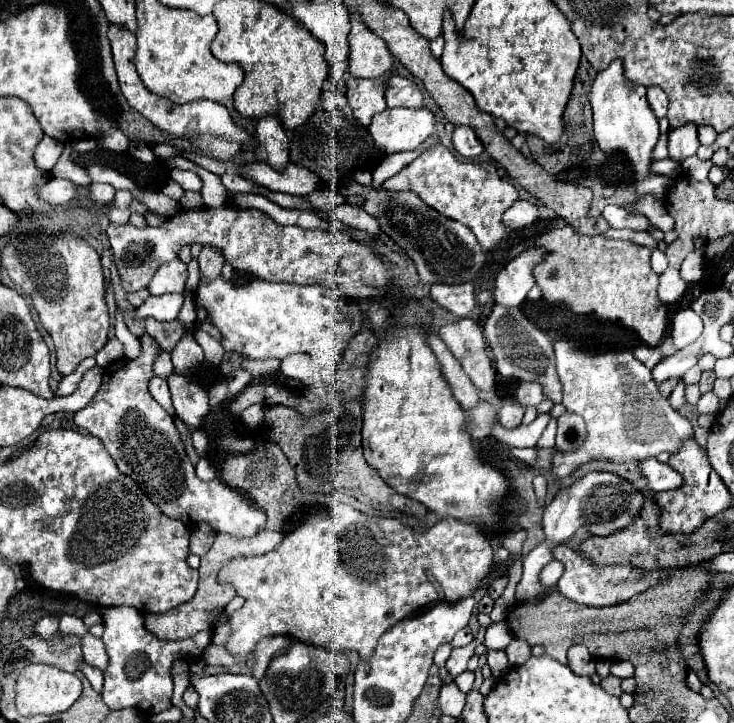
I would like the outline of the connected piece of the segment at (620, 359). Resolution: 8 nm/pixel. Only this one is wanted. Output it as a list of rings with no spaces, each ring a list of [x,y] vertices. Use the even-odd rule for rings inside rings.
[[[553,309],[553,329],[549,339],[555,349],[557,373],[563,385],[563,405],[569,413],[579,413],[587,423],[585,443],[577,451],[555,451],[551,457],[551,475],[569,477],[577,467],[591,461],[641,461],[659,453],[675,453],[687,437],[693,437],[691,423],[679,415],[659,393],[651,371],[633,357],[631,351],[609,351],[591,355],[581,351],[573,341],[559,335],[563,313]]]

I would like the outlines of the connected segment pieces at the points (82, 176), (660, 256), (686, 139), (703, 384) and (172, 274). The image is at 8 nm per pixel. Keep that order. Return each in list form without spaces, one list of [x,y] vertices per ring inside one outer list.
[[[70,143],[65,144],[63,153],[55,165],[55,169],[51,171],[53,177],[63,177],[63,179],[69,179],[77,185],[89,185],[91,183],[91,177],[87,175],[87,171],[79,165],[75,165],[71,160],[71,154],[73,153],[73,147]]]
[[[655,249],[653,255],[651,255],[651,263],[653,263],[653,271],[657,275],[661,275],[667,269],[667,257],[665,257],[665,253],[661,253],[659,249]]]
[[[683,125],[669,131],[669,159],[685,161],[697,153],[699,139],[695,125]]]
[[[704,371],[702,373],[700,381],[698,383],[700,395],[703,395],[705,393],[712,391],[715,379],[716,379],[716,376],[712,371]]]
[[[181,259],[169,261],[161,265],[151,283],[149,283],[149,293],[151,295],[165,295],[165,293],[183,293],[185,291],[185,281],[187,281],[187,265]]]

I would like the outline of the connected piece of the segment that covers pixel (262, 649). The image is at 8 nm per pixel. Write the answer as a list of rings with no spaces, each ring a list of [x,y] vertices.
[[[267,637],[267,639],[261,639],[255,649],[253,649],[253,655],[255,655],[255,665],[253,665],[253,677],[255,679],[261,679],[265,675],[265,669],[269,665],[269,661],[273,658],[273,655],[277,655],[277,651],[285,649],[289,645],[289,639],[287,637]]]

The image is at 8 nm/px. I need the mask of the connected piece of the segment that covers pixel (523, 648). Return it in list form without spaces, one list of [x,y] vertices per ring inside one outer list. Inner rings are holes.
[[[513,639],[507,649],[505,649],[511,665],[521,665],[529,659],[529,643],[525,643],[523,639]]]

